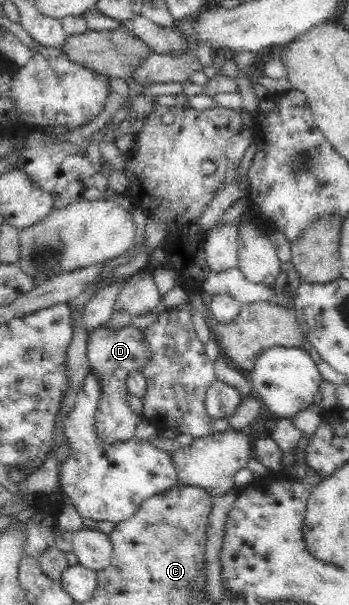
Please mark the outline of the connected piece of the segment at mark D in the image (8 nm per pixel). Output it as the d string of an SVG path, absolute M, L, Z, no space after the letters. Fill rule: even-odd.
M132 324L115 331L100 327L90 332L87 338L87 353L89 371L100 377L102 381L102 396L98 402L95 414L95 431L98 440L102 442L126 442L135 438L135 430L140 417L127 405L128 395L126 377L129 372L142 370L143 364L149 359L149 346L143 339L143 332Z

